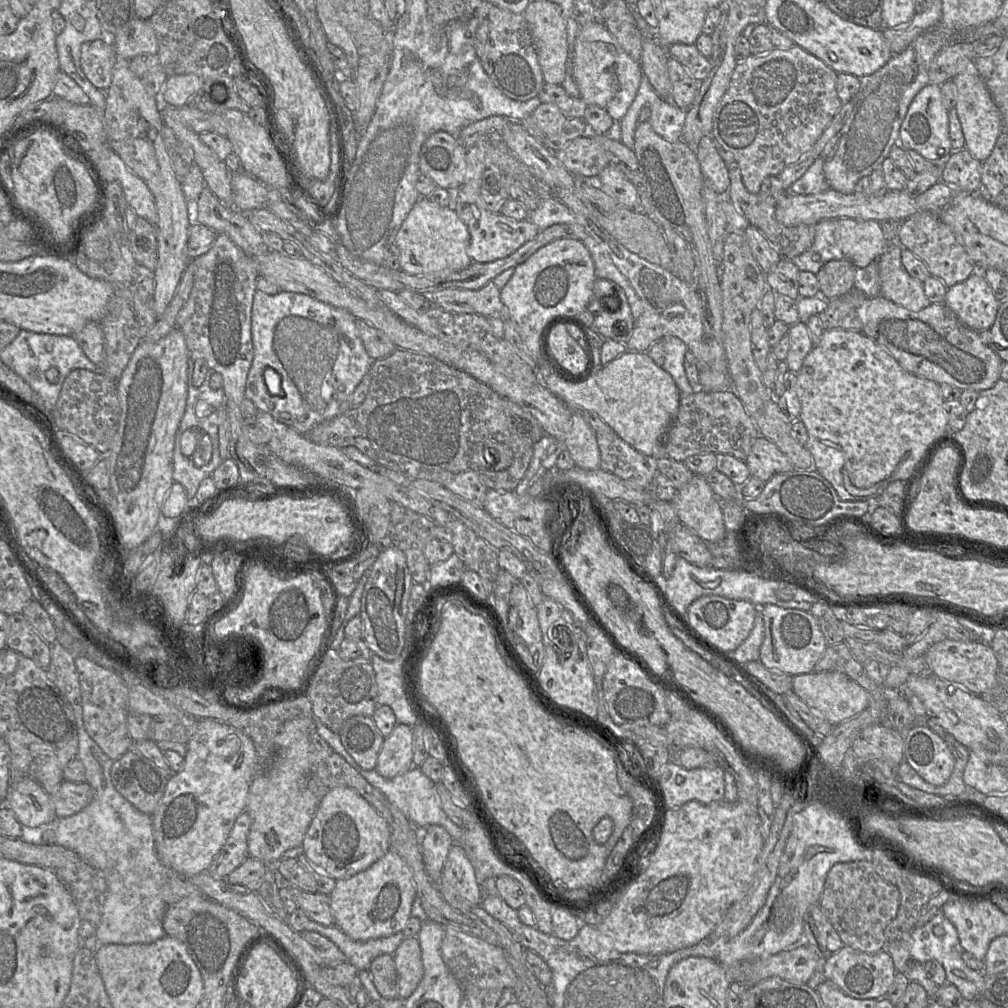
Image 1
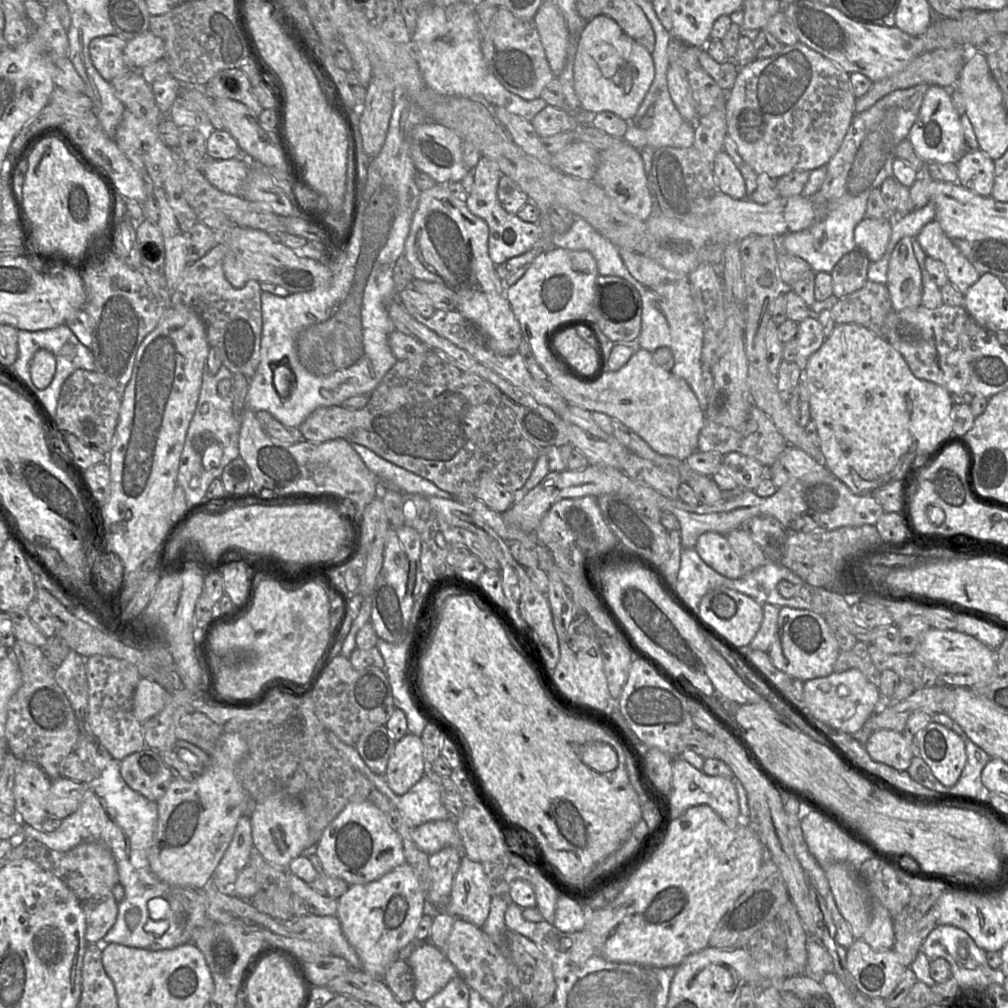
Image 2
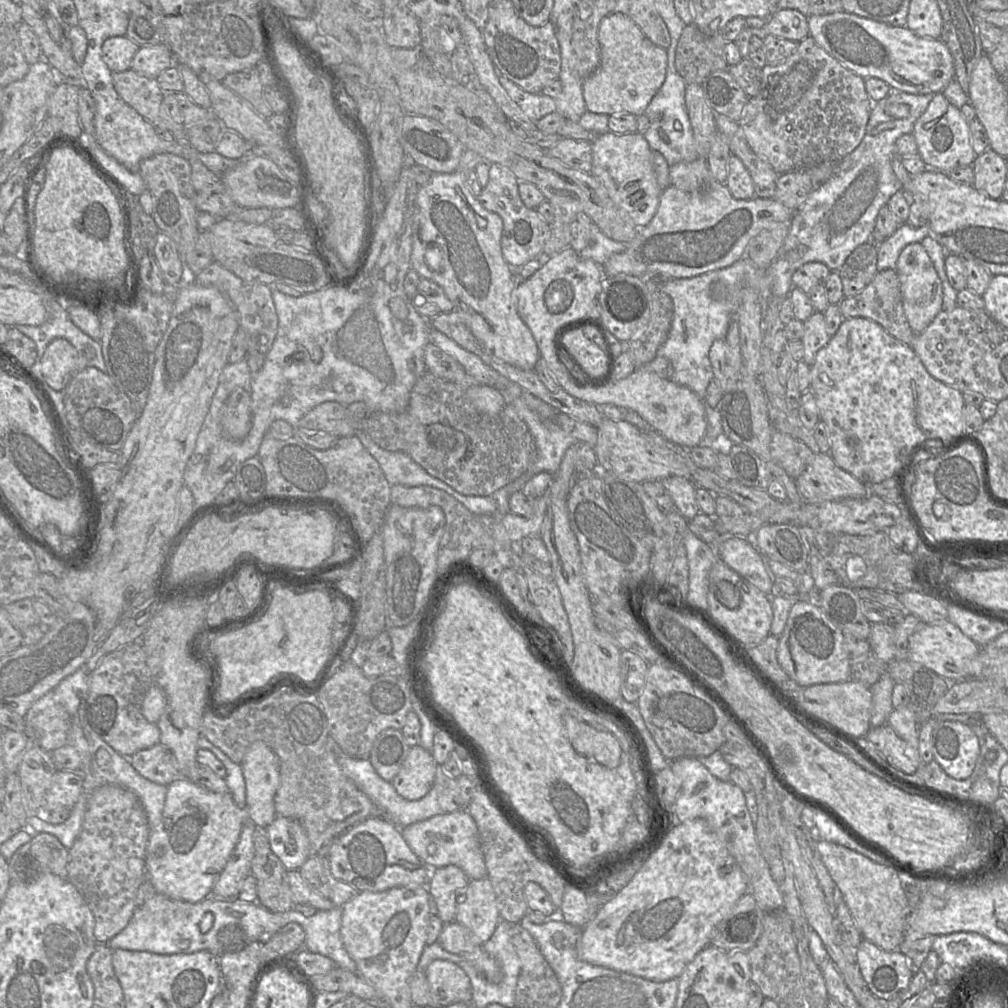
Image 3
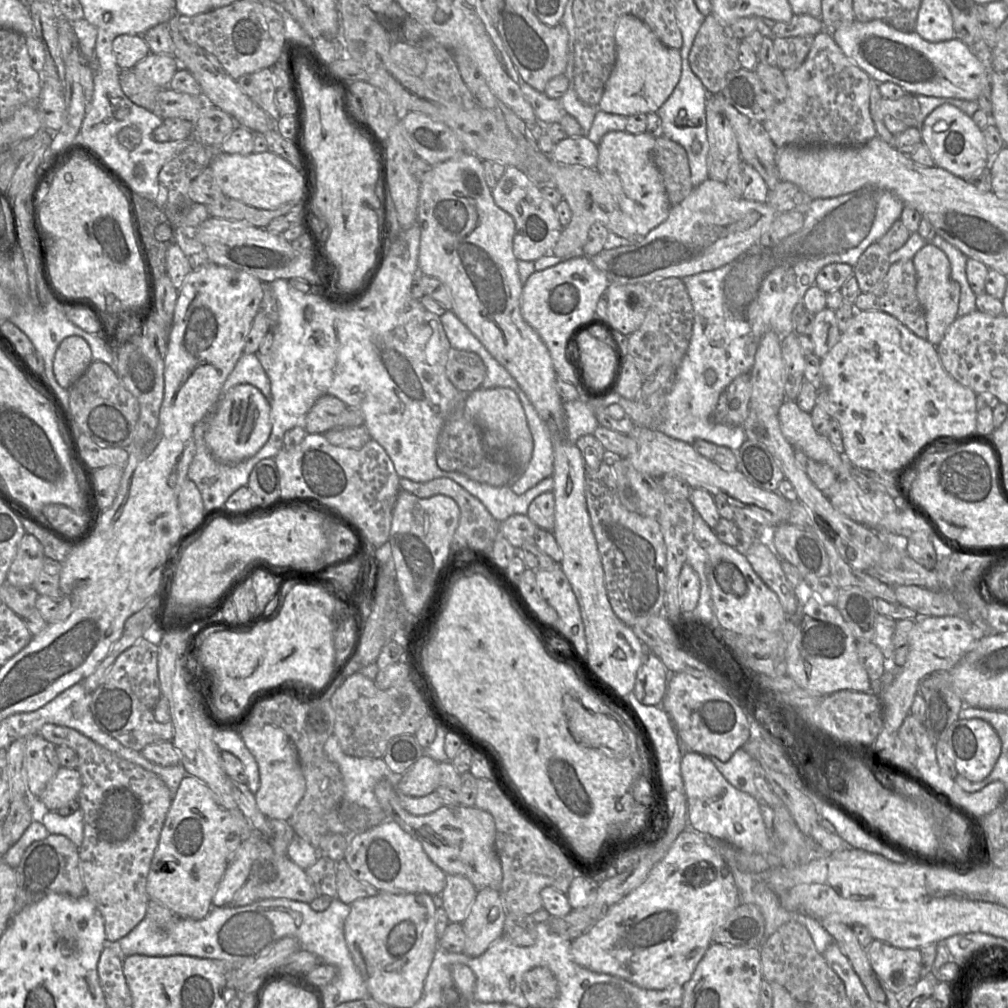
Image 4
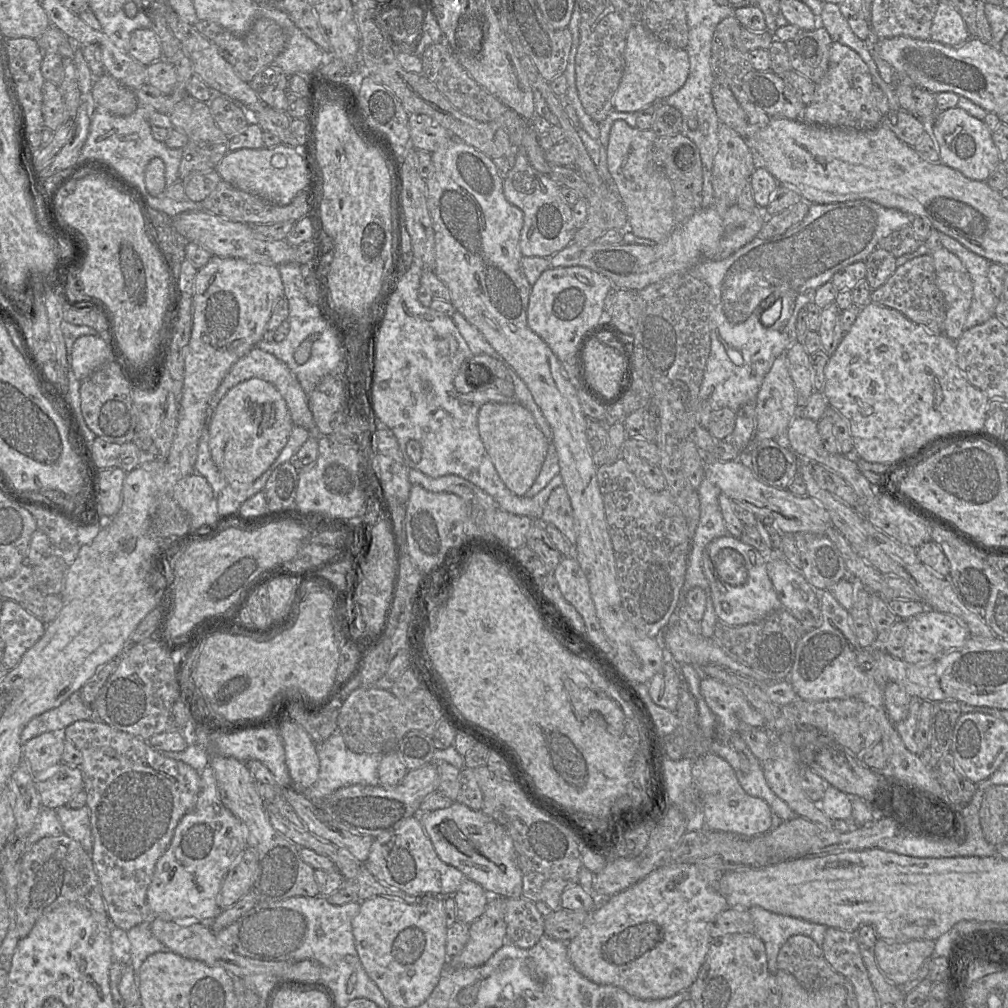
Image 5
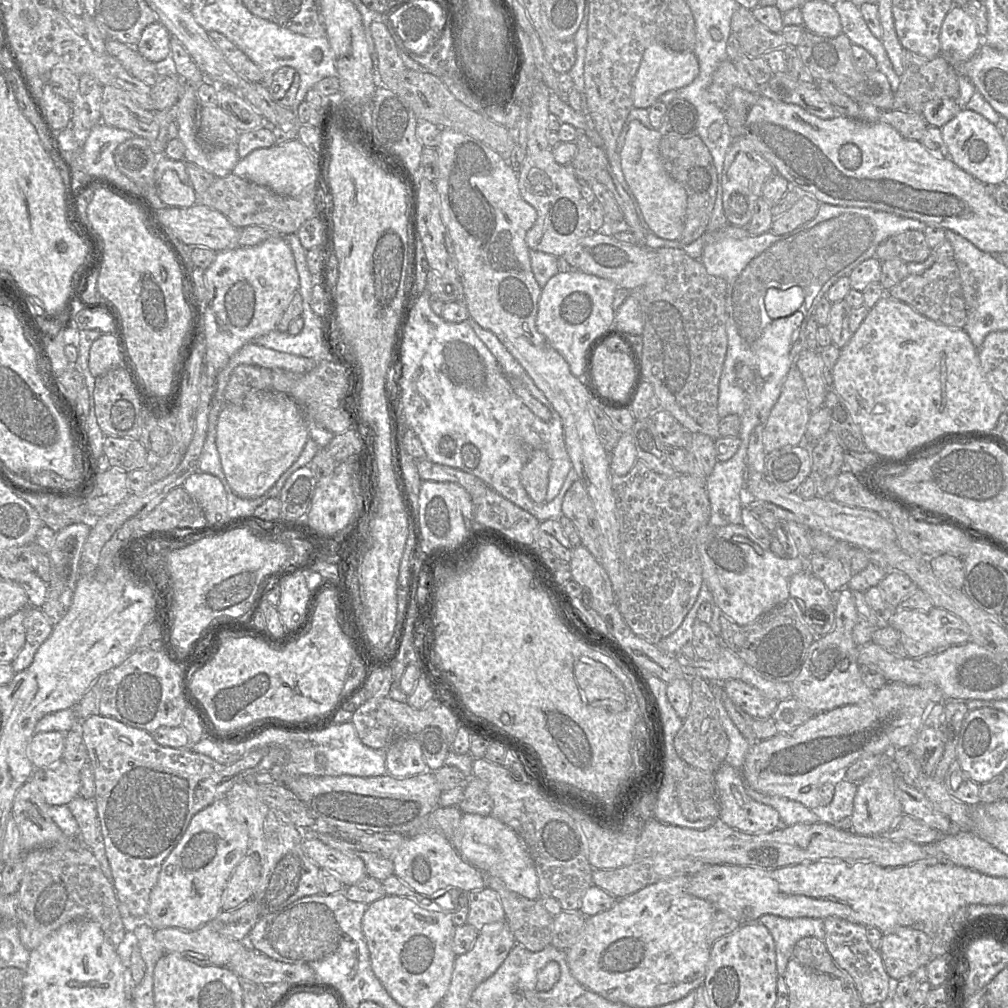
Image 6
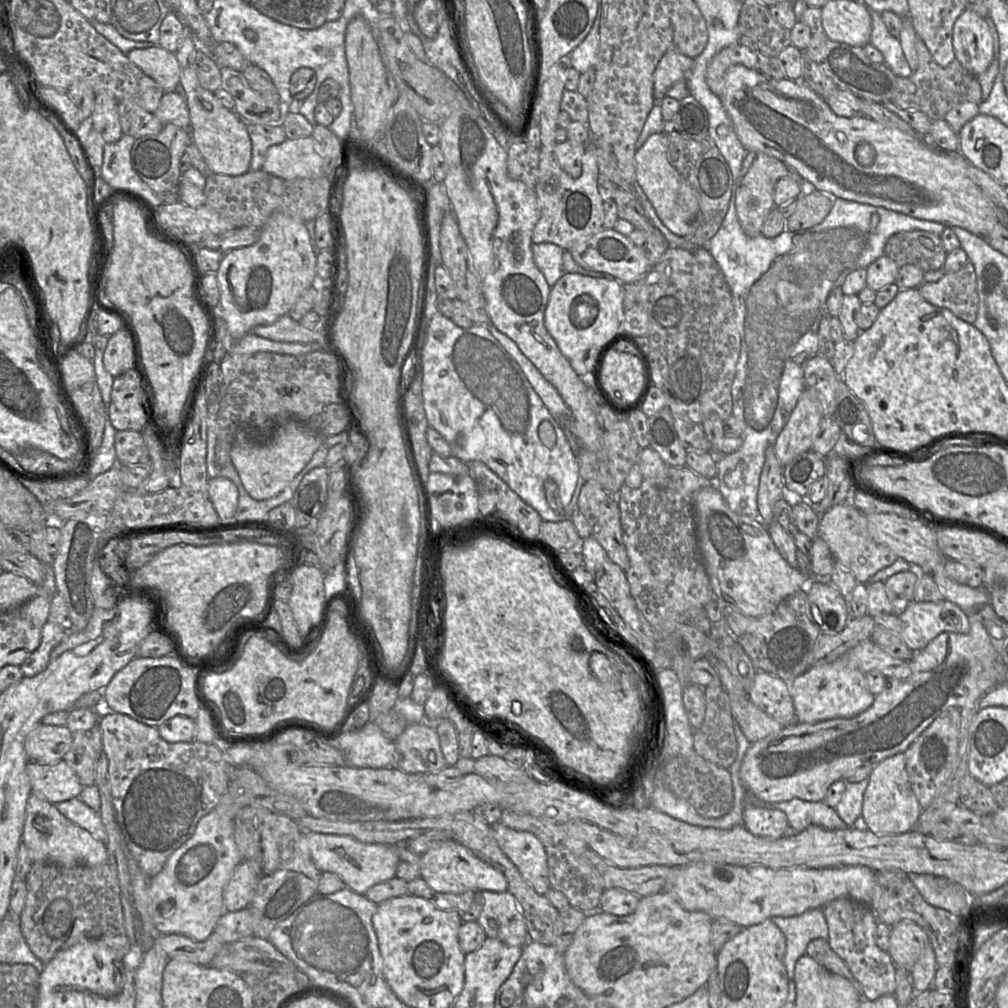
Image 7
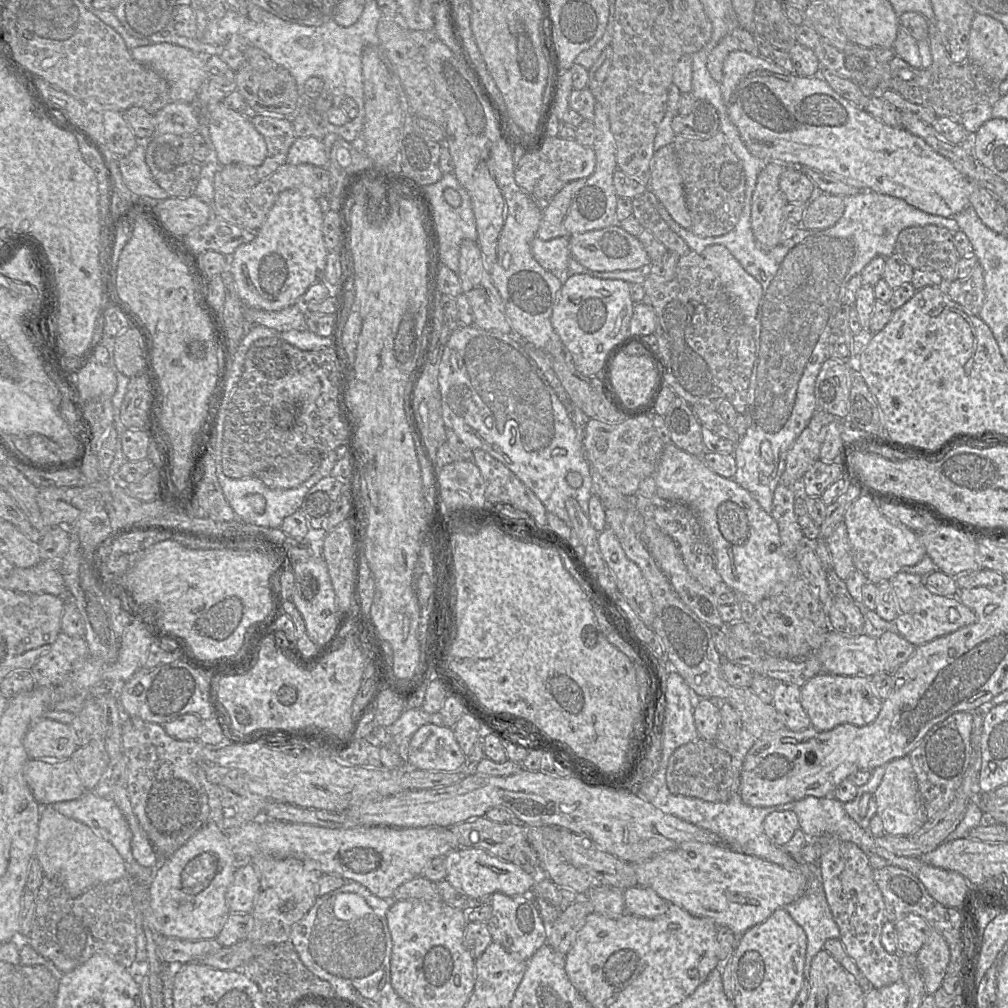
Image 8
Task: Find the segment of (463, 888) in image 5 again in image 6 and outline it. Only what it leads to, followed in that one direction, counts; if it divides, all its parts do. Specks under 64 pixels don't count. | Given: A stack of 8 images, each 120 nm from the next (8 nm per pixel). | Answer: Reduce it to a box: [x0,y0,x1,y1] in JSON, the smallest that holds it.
[466,886,505,931]

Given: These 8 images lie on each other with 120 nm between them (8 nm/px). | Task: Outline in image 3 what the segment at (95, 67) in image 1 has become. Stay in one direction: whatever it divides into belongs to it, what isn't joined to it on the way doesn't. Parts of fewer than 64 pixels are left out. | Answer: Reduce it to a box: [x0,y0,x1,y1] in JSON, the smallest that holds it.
[101,36,140,73]

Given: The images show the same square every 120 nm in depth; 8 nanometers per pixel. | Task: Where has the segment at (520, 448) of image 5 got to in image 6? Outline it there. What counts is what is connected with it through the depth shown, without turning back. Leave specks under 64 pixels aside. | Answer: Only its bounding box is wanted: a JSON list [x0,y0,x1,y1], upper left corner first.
[520,450,551,503]

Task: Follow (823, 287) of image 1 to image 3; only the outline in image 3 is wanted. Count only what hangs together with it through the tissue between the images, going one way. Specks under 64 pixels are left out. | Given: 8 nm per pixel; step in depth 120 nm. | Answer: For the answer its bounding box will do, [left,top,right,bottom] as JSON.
[838,242,878,296]

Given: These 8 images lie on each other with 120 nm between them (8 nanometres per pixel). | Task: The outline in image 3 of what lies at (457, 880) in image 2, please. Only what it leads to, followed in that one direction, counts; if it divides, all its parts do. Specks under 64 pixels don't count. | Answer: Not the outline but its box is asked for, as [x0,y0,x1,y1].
[455,880,501,945]

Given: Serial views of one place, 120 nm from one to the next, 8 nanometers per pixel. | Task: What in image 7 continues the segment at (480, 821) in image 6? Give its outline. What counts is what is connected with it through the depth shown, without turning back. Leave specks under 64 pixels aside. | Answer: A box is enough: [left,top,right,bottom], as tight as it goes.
[491,823,549,894]

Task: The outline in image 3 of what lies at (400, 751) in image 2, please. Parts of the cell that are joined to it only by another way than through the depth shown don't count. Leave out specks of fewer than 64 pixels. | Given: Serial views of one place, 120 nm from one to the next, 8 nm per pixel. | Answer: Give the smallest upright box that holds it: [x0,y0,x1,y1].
[391,745,437,800]

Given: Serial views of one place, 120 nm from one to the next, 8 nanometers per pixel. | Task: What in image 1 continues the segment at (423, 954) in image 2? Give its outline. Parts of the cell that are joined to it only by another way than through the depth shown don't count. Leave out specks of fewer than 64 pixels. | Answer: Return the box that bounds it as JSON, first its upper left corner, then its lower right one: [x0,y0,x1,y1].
[392,937,423,998]

